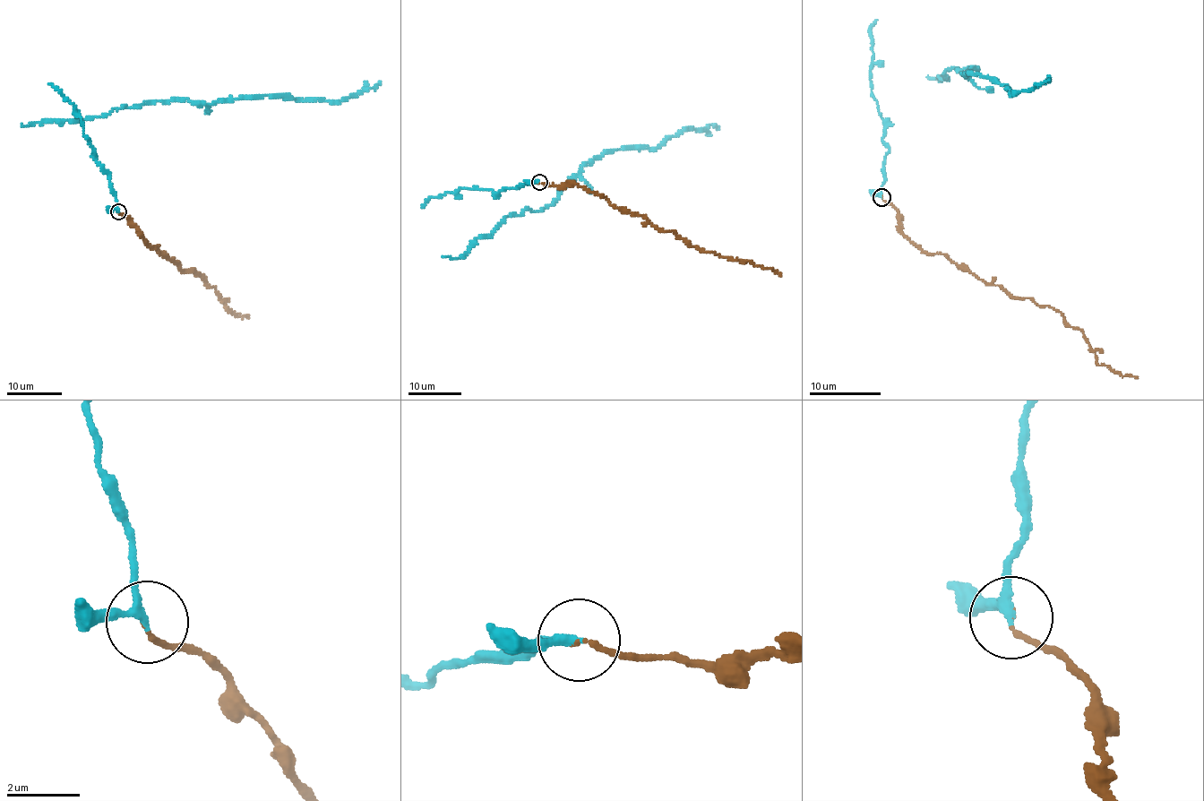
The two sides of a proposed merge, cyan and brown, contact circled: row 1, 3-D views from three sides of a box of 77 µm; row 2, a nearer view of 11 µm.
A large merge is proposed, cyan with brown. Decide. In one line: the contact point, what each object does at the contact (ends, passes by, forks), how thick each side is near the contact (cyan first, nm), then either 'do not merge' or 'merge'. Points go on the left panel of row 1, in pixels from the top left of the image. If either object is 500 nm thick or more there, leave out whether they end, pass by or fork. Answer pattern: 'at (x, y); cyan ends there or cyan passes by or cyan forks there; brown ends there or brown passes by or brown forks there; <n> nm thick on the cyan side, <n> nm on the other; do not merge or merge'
at (118, 211); cyan passes by; brown ends there; 200 nm thick on the cyan side, 100 nm on the other; merge

